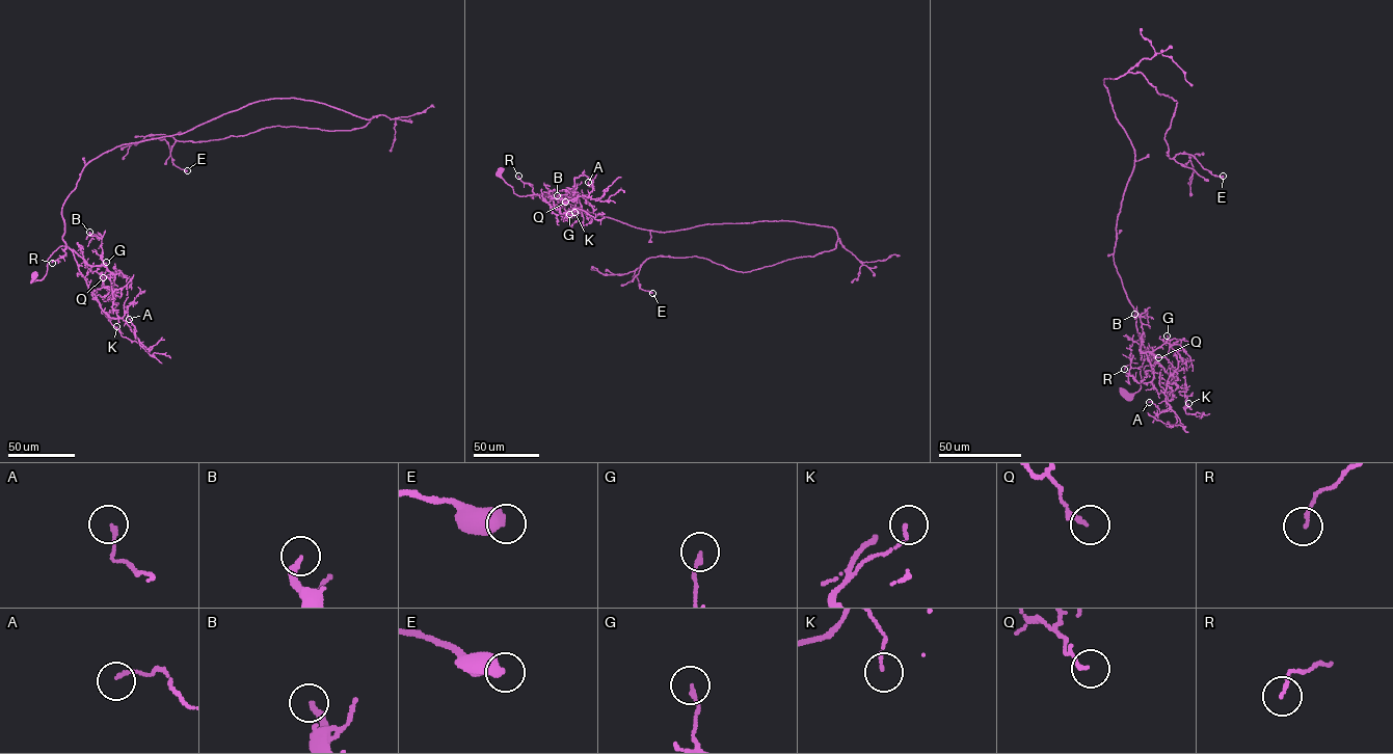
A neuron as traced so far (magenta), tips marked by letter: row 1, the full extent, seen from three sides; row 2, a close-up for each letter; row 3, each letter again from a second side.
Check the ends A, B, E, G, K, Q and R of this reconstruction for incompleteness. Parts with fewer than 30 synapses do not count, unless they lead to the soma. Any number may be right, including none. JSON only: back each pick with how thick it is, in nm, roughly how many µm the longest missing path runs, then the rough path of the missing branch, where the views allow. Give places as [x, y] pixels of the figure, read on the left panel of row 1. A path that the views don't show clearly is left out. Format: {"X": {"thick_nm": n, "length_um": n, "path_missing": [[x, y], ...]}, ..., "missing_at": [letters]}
{"missing_at": []}

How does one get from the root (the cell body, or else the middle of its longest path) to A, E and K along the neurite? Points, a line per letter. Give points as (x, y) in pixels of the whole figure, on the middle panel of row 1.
A: (500, 169), (499, 176), (514, 193), (536, 193), (556, 209), (579, 196), (587, 197), (593, 188), (588, 182)
E: (500, 169), (517, 195), (647, 230), (837, 234), (831, 249), (746, 272), (649, 258), (634, 275), (652, 293)
K: (500, 169), (499, 176), (517, 195), (536, 193), (561, 213), (572, 209), (574, 212)

